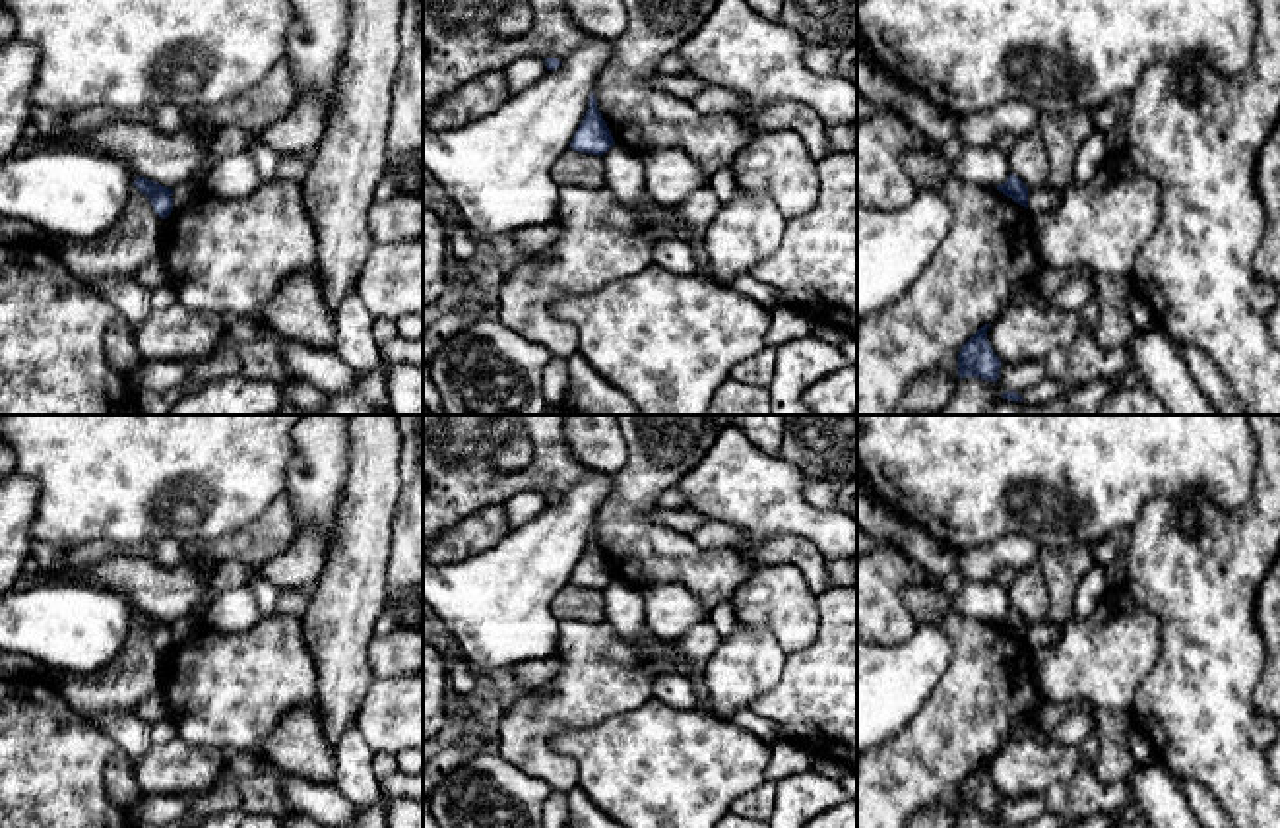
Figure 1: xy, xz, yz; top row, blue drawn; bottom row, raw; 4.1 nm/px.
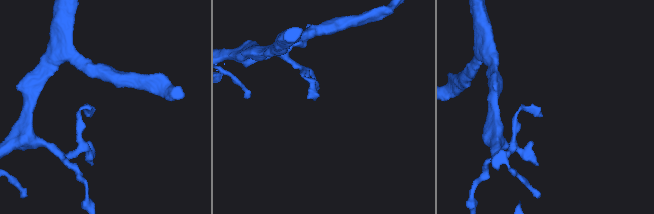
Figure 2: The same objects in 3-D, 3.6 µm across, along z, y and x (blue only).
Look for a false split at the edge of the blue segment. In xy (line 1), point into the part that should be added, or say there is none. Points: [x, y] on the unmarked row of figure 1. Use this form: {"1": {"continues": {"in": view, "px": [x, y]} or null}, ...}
{"1": {"continues": null}}

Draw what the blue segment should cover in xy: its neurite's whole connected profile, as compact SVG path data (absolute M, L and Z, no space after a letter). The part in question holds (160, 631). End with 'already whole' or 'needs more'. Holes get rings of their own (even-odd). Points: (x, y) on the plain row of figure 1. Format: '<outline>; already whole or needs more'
M138 611L134 621L151 634L155 648L165 653L173 646L173 622L161 621L153 615Z; already whole

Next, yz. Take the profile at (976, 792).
M981 760L960 783L958 787L958 812L981 812L989 816L999 814L1001 795L989 780L987 762Z; already whole

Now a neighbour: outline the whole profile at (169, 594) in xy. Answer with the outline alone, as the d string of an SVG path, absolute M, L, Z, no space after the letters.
M114 555L83 570L68 570L60 578L76 578L124 597L132 607L161 621L188 617L204 599L208 578L192 560L161 566L149 557Z

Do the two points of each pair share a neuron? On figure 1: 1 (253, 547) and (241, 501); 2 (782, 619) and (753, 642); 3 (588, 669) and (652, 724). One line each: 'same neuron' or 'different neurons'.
1: different neurons
2: different neurons
3: different neurons

